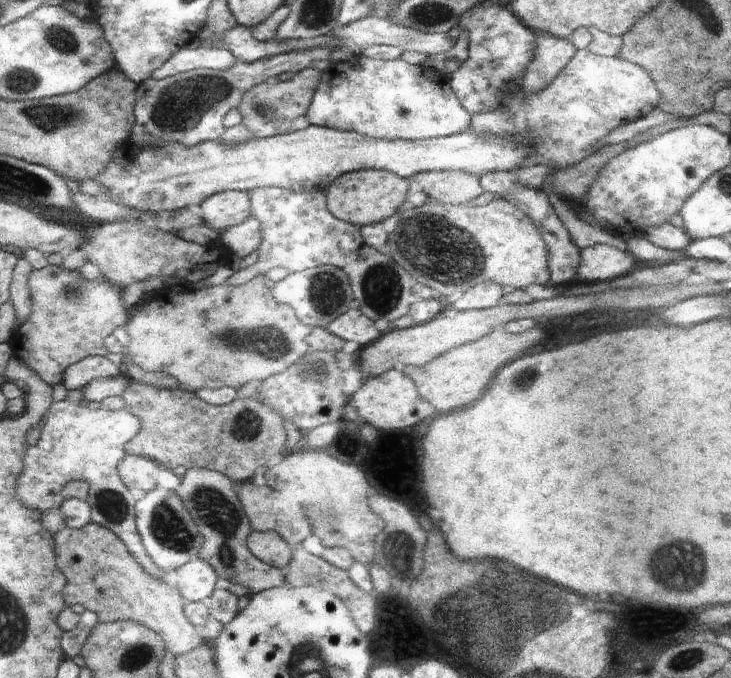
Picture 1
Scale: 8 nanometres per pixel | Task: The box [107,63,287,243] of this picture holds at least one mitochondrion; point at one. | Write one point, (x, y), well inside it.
(184, 103)

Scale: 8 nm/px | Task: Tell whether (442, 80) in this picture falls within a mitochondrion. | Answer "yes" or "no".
no

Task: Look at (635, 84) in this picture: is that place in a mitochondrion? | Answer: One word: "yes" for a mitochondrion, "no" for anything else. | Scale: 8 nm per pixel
no

